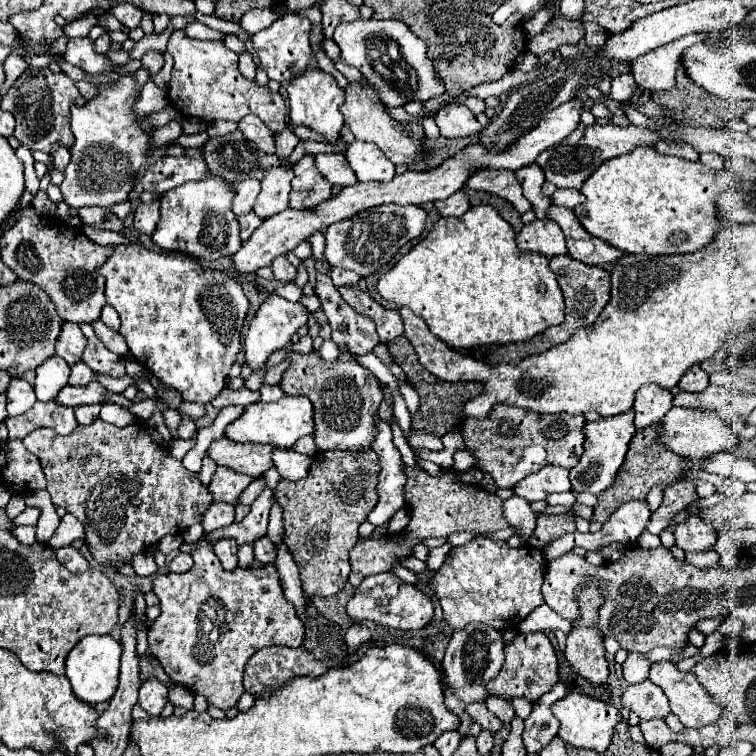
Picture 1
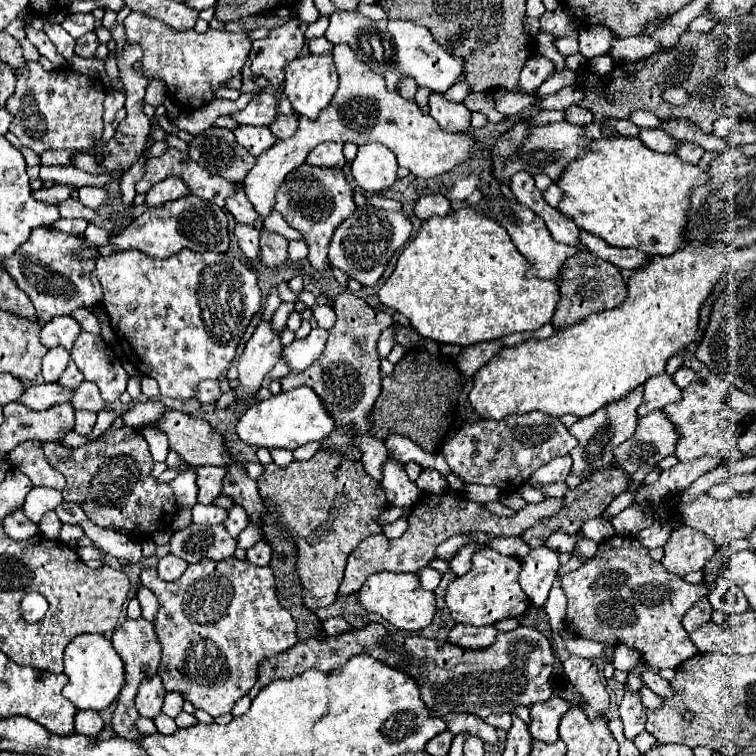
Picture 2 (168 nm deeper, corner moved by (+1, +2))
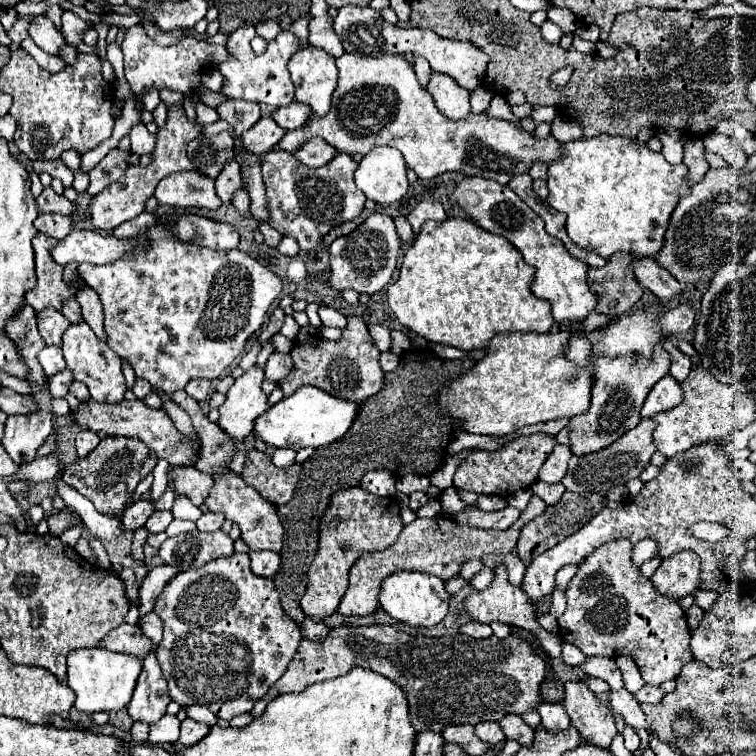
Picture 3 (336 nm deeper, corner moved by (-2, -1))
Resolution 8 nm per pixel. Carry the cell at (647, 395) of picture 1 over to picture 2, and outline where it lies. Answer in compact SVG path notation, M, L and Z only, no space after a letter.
M655 375L651 379L647 379L645 387L645 395L643 395L643 403L637 409L637 415L643 417L655 409L663 409L667 403L671 401L679 401L681 399L681 389L675 387L673 379L669 375Z

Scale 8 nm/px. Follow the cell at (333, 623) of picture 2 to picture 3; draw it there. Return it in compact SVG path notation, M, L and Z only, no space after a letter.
M304 618L304 622L300 624L300 628L304 630L304 638L308 638L308 640L324 640L326 638L326 634L330 632L328 628L326 628L326 624L324 622L314 622L312 618Z

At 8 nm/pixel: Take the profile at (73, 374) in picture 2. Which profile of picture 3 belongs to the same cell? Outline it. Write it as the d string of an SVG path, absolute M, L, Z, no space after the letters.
M62 370L48 378L48 390L54 398L62 398L68 394L68 386L72 384L72 374L68 370Z

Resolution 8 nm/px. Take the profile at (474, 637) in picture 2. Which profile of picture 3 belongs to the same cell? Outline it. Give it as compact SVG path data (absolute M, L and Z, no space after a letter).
M468 622L460 628L462 634L468 634L472 638L490 638L492 636L492 628L488 624L482 622Z

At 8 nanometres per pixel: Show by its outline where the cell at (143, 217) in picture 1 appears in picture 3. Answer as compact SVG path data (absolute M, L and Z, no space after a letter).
M198 170L176 172L162 178L156 186L154 196L160 204L168 204L172 208L208 208L216 210L222 206L218 194L214 190L214 180Z

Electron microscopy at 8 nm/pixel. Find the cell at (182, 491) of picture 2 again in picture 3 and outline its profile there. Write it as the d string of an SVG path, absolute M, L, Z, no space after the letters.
M176 498L174 500L174 508L172 508L172 514L180 520L192 520L196 522L196 518L202 514L200 508L196 508L192 502L188 502L188 498Z

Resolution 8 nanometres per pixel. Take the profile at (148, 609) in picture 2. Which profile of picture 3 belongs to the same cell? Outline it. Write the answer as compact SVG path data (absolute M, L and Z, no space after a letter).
M154 612L146 614L146 618L142 618L142 632L146 634L146 638L150 638L150 642L154 646L158 646L158 642L162 640L162 622Z

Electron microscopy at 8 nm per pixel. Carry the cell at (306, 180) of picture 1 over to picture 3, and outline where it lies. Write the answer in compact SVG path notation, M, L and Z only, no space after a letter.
M270 150L264 154L262 160L262 180L266 186L266 210L270 214L270 226L278 230L280 234L294 236L302 250L312 250L316 244L320 244L322 236L328 234L334 226L342 224L344 220L354 220L364 210L366 196L360 192L354 184L354 172L358 164L352 160L350 154L338 152L336 158L332 158L328 164L320 168L308 168L302 162L294 158L294 154L288 154L284 150Z

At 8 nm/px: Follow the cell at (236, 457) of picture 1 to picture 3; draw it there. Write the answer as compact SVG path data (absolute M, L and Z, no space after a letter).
M96 400L80 402L78 410L70 412L70 420L84 430L104 432L108 436L126 436L126 438L140 438L158 458L170 462L170 466L190 466L196 450L190 446L190 440L184 438L168 418L164 410L148 408L142 400L124 400L118 404L102 404Z

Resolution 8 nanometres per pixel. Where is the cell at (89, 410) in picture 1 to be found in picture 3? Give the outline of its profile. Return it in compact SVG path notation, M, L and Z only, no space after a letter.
M82 430L78 436L76 436L76 450L78 450L78 456L84 458L86 454L90 454L96 446L98 446L100 438L98 434L90 432L90 430Z

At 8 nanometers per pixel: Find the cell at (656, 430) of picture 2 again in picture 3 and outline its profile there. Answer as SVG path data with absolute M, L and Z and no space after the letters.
M642 418L642 422L628 430L622 438L612 442L610 446L584 454L584 456L572 456L568 462L568 472L562 478L562 484L570 492L598 492L606 494L610 486L626 484L630 478L638 478L640 472L650 464L650 456L656 452L656 446L652 442L652 432L654 432L654 422L650 418Z

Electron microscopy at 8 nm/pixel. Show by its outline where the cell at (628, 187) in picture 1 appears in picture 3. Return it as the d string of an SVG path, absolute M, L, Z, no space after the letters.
M600 134L594 138L562 142L562 156L548 166L546 202L568 216L566 230L574 244L592 250L606 260L614 252L622 250L636 256L656 256L662 248L666 222L670 220L680 196L686 194L688 186L684 164L668 164L662 154L652 152L646 144L634 138Z

